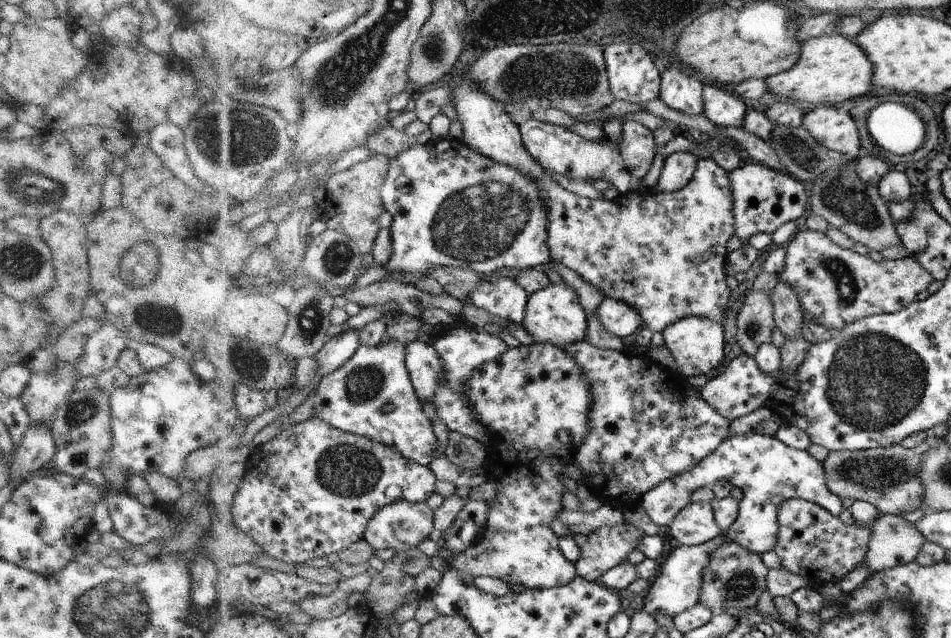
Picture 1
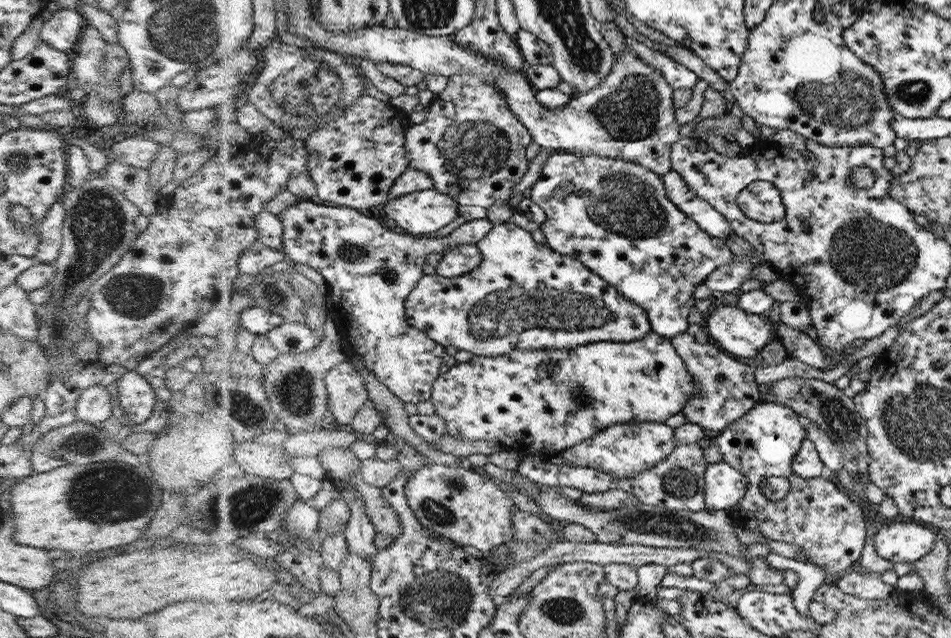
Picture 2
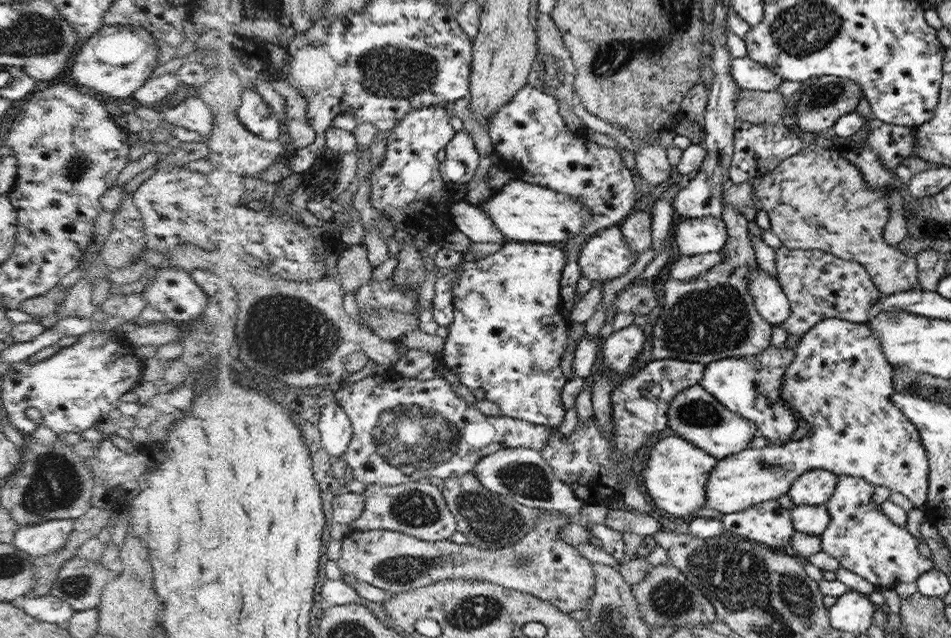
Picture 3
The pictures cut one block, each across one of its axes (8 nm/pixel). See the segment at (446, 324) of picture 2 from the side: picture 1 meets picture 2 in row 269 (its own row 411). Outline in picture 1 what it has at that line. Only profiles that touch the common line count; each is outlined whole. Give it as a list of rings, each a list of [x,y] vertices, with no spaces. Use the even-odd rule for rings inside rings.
[[[548,343],[508,347],[502,356],[476,369],[464,384],[476,418],[492,432],[492,440],[485,446],[493,464],[488,481],[496,485],[497,494],[492,501],[486,502],[490,510],[486,514],[486,524],[476,534],[474,544],[453,560],[453,568],[458,572],[472,580],[497,578],[506,582],[509,588],[521,585],[532,590],[564,586],[576,578],[578,569],[564,556],[559,547],[559,537],[550,524],[564,512],[564,483],[560,477],[564,476],[566,466],[576,466],[576,452],[592,432],[591,410],[595,406],[595,398],[591,388],[587,372],[576,358],[562,347]],[[560,430],[570,432],[568,444],[560,442]]]

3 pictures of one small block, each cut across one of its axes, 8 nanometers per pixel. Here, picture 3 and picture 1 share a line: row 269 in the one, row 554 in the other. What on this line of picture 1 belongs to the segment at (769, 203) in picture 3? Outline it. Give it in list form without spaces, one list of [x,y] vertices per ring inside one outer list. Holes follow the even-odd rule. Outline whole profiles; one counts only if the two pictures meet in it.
[[[884,514],[871,525],[872,536],[863,562],[870,568],[870,572],[880,572],[913,562],[916,560],[916,556],[920,556],[920,548],[924,548],[925,540],[924,536],[920,534],[920,530],[913,524],[902,516]]]

